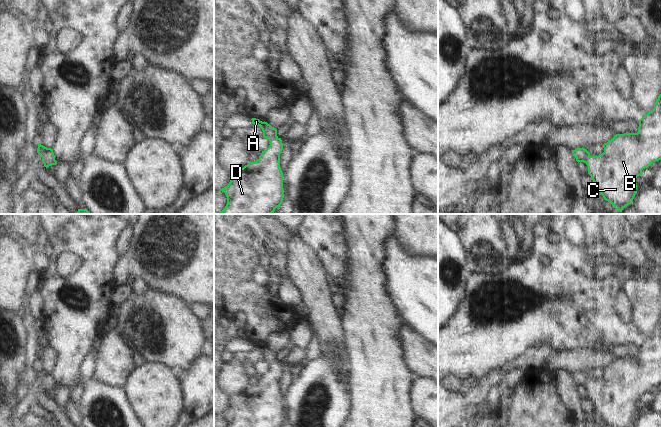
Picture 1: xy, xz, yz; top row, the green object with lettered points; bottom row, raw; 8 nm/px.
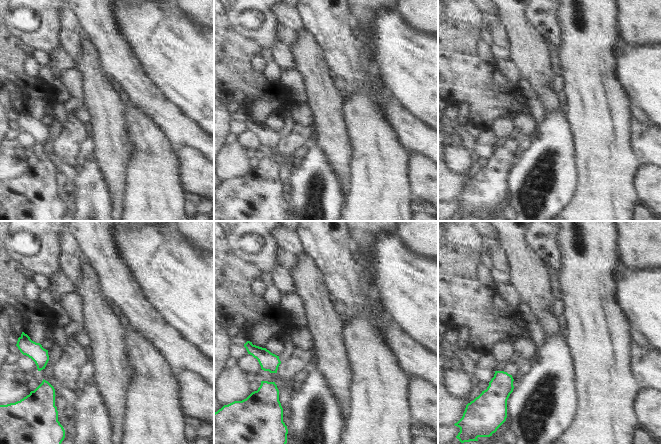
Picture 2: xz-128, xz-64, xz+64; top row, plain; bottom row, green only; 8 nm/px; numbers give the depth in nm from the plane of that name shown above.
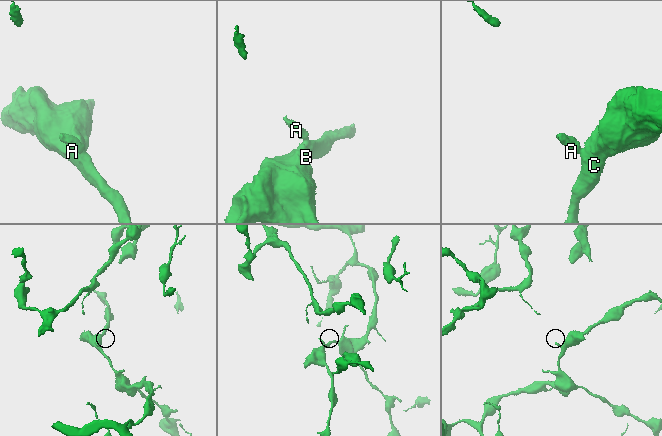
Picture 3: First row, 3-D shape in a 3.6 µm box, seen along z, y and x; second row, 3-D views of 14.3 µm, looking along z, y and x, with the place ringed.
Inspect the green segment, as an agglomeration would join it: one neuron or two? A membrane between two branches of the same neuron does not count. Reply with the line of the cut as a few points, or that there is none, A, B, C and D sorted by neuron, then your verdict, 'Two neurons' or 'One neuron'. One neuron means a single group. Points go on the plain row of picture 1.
No split. Groups: A B C D. One neuron

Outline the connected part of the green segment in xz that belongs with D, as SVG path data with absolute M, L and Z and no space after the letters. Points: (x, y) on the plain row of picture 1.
M252 342L252 348L258 349L263 355L263 361L270 365L269 371L262 375L259 383L254 386L249 386L240 394L230 396L231 403L227 410L220 415L224 416L227 421L227 427L282 427L284 422L283 414L283 396L280 392L280 378L283 374L281 362L277 360L277 353L272 351L267 346L262 346L259 343Z

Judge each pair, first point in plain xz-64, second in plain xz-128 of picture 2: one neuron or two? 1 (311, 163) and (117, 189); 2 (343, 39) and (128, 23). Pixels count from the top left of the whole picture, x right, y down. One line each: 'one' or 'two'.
1: two
2: two

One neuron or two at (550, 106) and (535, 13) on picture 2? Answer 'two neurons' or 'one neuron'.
two neurons

